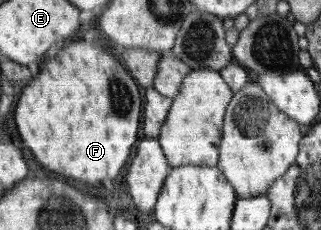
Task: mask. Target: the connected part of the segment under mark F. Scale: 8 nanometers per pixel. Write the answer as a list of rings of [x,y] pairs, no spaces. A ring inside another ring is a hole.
[[[80,39],[58,51],[56,57],[50,57],[36,83],[32,83],[30,89],[24,89],[16,107],[16,121],[26,147],[34,149],[32,153],[36,161],[48,165],[46,169],[88,185],[100,185],[106,179],[116,179],[123,173],[124,165],[131,163],[132,149],[141,137],[142,95],[137,81],[126,73],[126,69],[122,71],[120,63],[110,55],[110,51]]]

